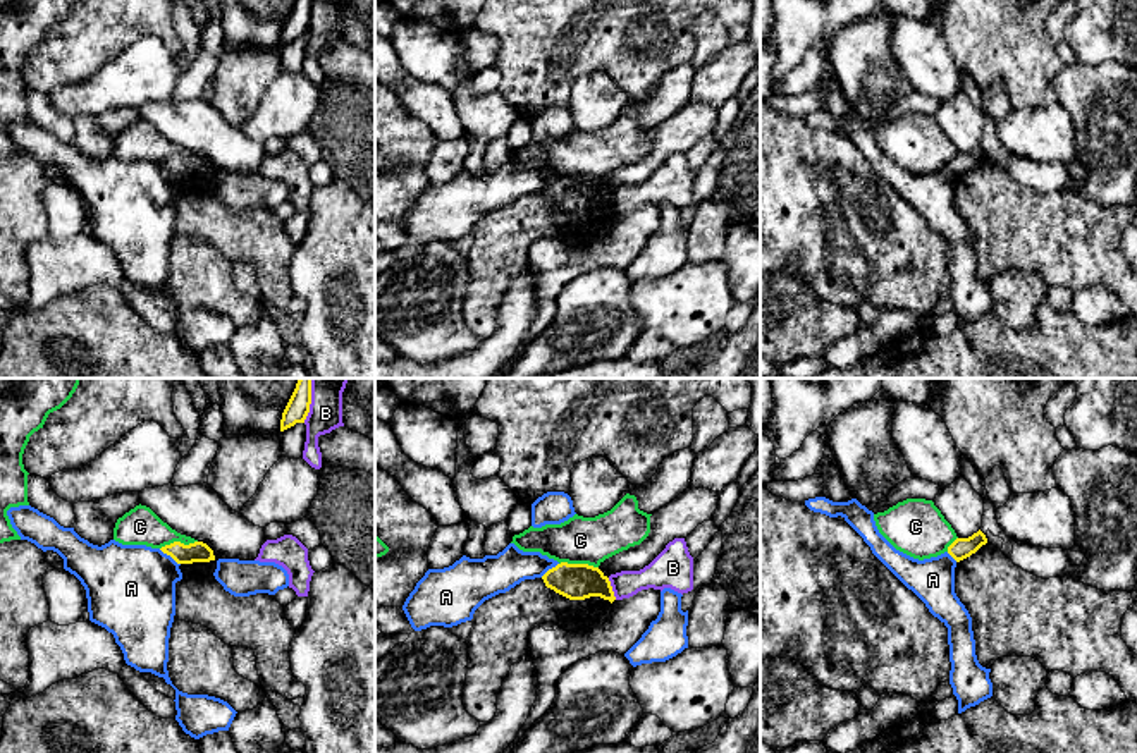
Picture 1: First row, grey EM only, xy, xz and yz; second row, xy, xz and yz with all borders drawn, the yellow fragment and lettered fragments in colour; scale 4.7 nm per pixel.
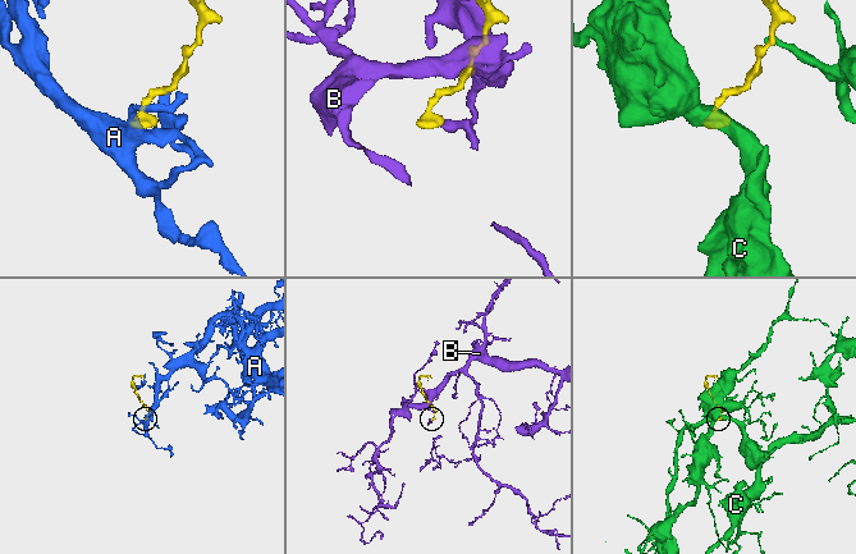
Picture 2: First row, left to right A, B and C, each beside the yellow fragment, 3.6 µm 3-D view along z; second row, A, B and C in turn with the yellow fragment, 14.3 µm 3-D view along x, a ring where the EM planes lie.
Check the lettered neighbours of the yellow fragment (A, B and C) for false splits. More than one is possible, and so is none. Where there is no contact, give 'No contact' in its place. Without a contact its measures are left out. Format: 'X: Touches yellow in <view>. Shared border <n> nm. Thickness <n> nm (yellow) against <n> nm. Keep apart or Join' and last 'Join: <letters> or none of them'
A: Touches yellow in xy. Shared border 130 nm. Thickness 100 nm (yellow) against 420 nm. Keep apart
B: Touches yellow in xz. Shared border 110 nm. Thickness 180 nm (yellow) against 150 nm. Keep apart
C: Touches yellow in xz. Shared border 190 nm. Thickness 180 nm (yellow) against 220 nm. Keep apart
Join: none of them

